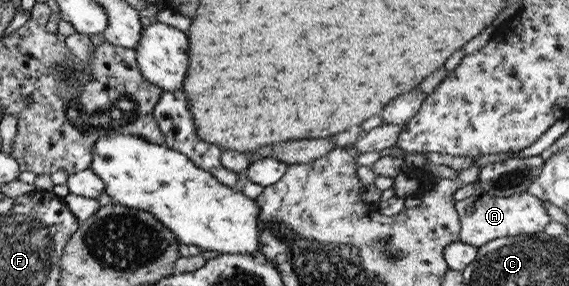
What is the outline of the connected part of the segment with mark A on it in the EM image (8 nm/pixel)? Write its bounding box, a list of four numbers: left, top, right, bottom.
[454,191,551,248]

